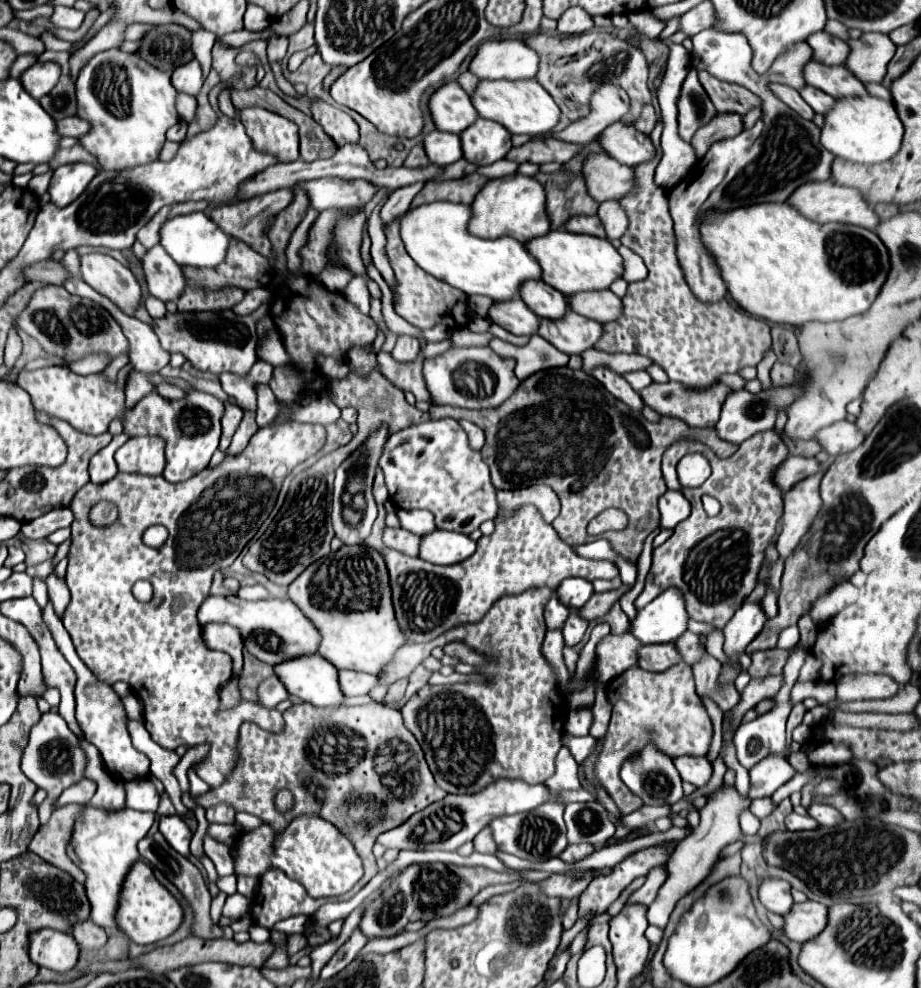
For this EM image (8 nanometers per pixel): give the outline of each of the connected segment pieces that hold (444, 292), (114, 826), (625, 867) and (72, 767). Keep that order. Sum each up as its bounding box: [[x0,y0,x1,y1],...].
[[385,216,469,330],[69,806,157,932],[579,846,671,920],[23,710,83,824]]

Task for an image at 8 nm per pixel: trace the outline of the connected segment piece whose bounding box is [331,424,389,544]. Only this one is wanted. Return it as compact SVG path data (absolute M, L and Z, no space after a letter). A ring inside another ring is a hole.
M381 424L337 468L337 478L335 478L335 488L333 488L333 514L331 516L333 516L335 536L339 536L343 540L343 544L359 544L371 534L371 526L377 518L377 504L373 498L373 478L375 478L375 470L379 468L379 458L383 454L387 440L389 440L389 426Z

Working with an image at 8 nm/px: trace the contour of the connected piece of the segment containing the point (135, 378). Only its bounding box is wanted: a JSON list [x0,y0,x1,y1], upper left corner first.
[125,372,153,408]

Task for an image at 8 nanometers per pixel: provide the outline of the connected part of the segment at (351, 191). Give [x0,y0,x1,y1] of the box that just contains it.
[295,178,377,212]

